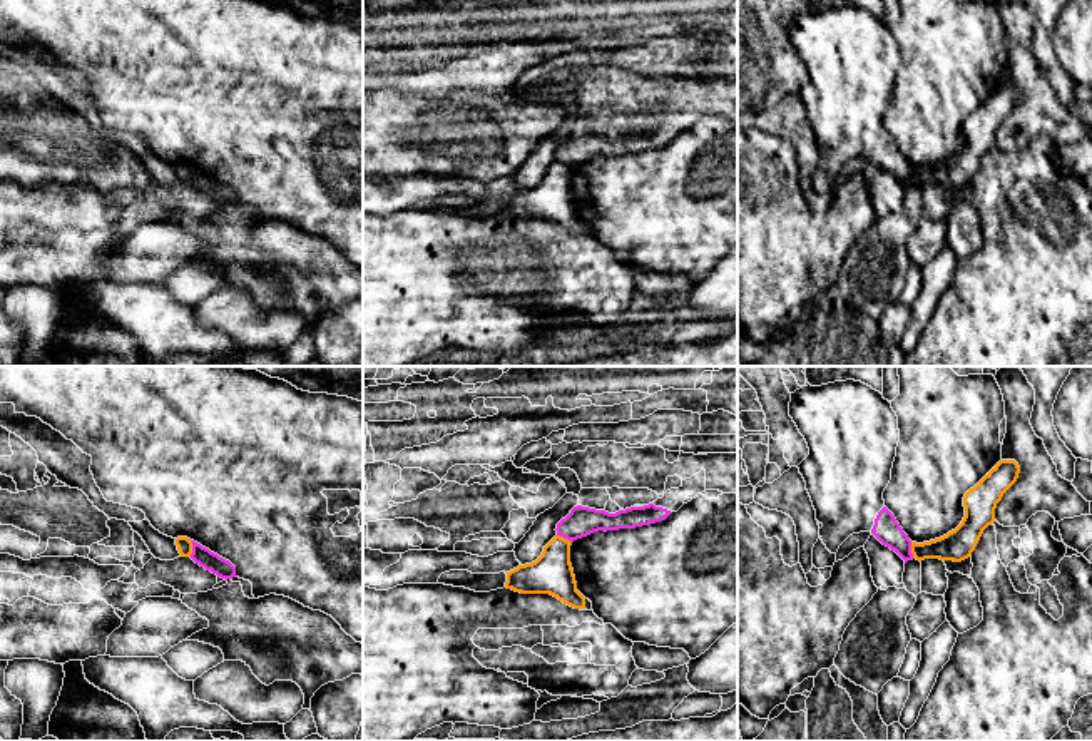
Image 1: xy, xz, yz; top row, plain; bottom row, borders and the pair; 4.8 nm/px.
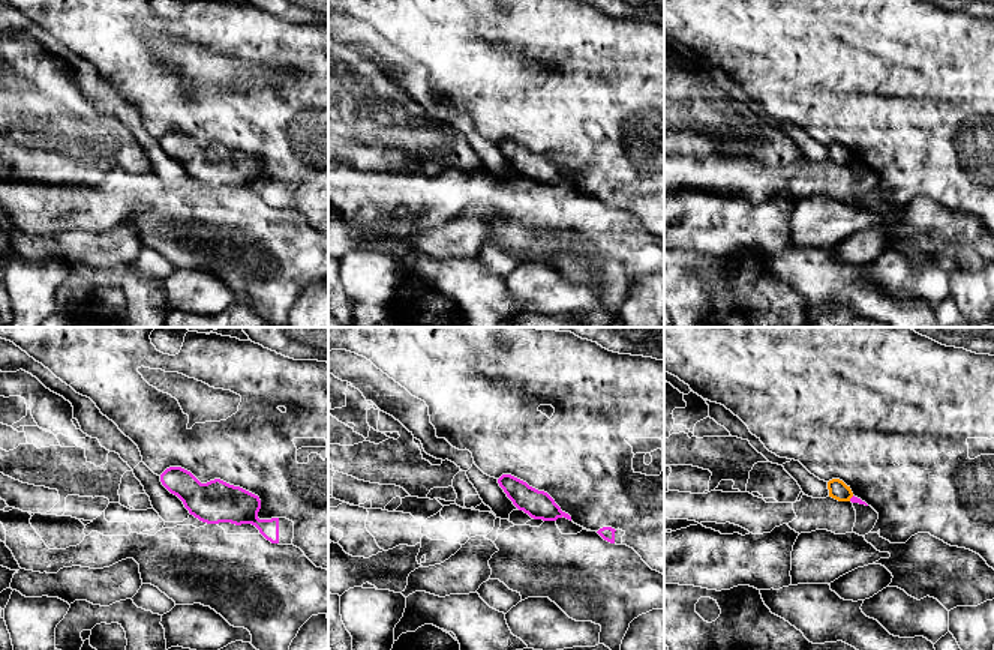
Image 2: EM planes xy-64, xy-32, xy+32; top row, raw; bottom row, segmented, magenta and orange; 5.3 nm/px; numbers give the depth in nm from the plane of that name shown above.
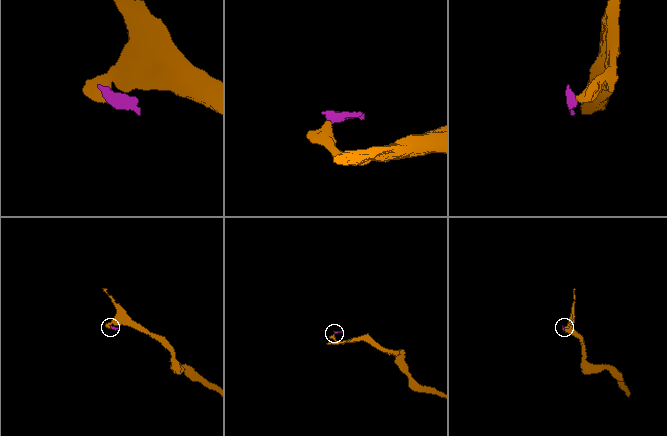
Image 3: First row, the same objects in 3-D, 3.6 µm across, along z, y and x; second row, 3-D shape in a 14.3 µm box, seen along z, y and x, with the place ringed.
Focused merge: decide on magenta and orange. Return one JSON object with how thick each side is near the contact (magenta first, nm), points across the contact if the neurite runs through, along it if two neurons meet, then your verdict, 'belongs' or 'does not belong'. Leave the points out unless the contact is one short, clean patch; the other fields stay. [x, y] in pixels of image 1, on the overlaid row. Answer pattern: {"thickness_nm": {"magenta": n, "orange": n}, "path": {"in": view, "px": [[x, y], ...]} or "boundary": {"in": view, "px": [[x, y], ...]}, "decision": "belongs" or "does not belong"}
{"thickness_nm": {"magenta": 90, "orange": 80}, "boundary": {"in": "xy", "px": [[188, 539], [191, 542], [191, 556]]}, "decision": "does not belong"}

